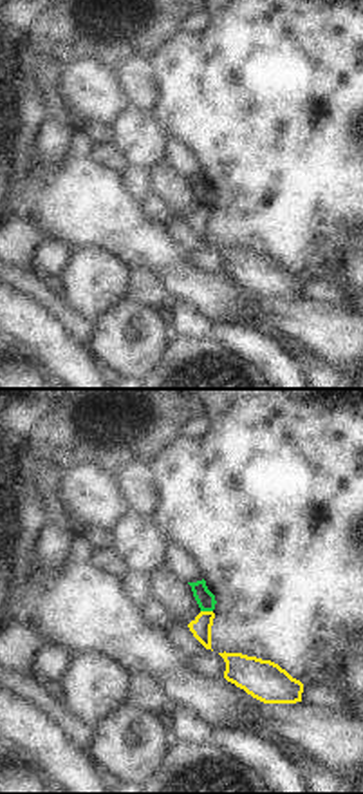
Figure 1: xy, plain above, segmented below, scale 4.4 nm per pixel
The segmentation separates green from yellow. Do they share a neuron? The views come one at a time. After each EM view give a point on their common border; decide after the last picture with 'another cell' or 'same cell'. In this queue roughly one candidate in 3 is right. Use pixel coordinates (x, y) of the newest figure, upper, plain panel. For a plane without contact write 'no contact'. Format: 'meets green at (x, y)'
meets green at (206, 205)

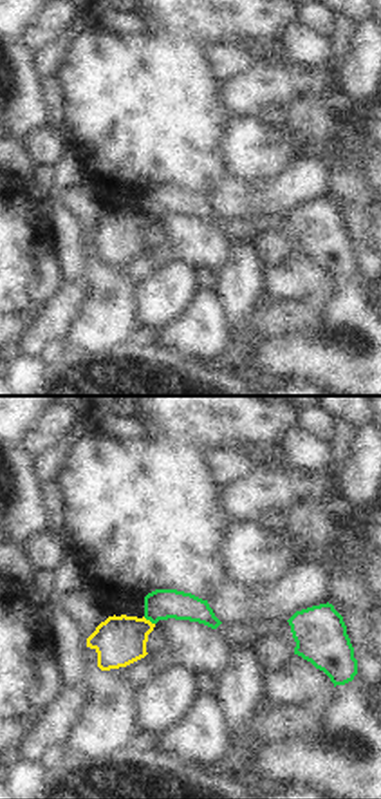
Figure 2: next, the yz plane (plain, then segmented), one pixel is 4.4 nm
meets green at (148, 214)

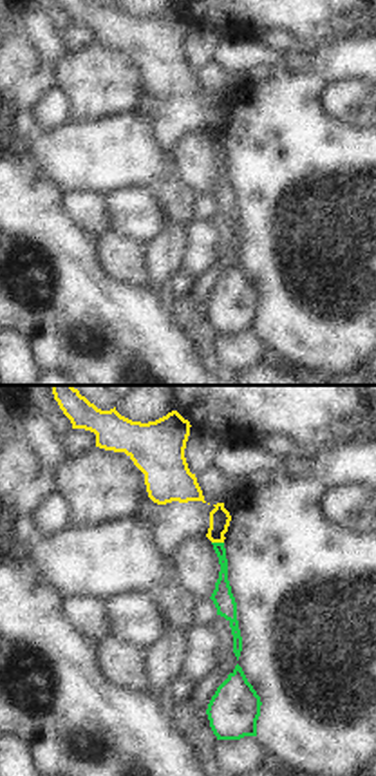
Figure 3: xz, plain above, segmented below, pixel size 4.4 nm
meets green at (217, 138)

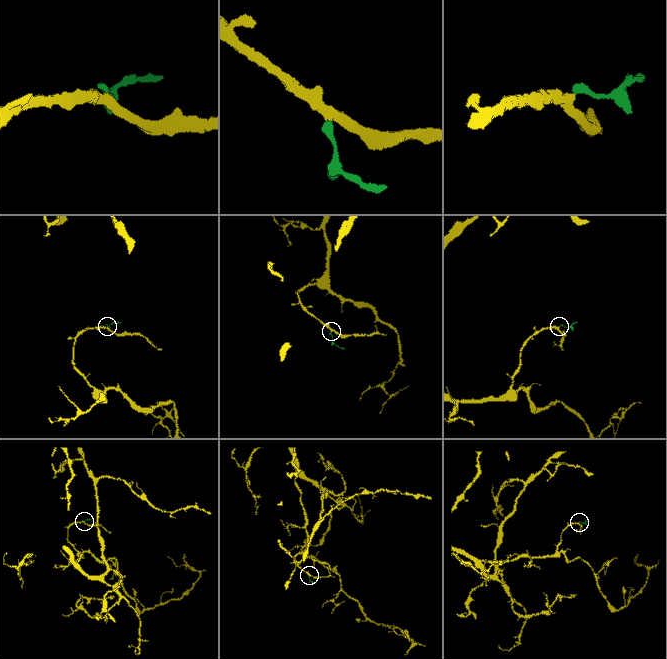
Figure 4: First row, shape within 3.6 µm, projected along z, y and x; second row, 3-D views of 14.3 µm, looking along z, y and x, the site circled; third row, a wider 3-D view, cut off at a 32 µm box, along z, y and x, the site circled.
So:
another cell

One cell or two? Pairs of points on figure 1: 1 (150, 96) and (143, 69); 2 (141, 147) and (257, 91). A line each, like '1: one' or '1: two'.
1: one
2: two

